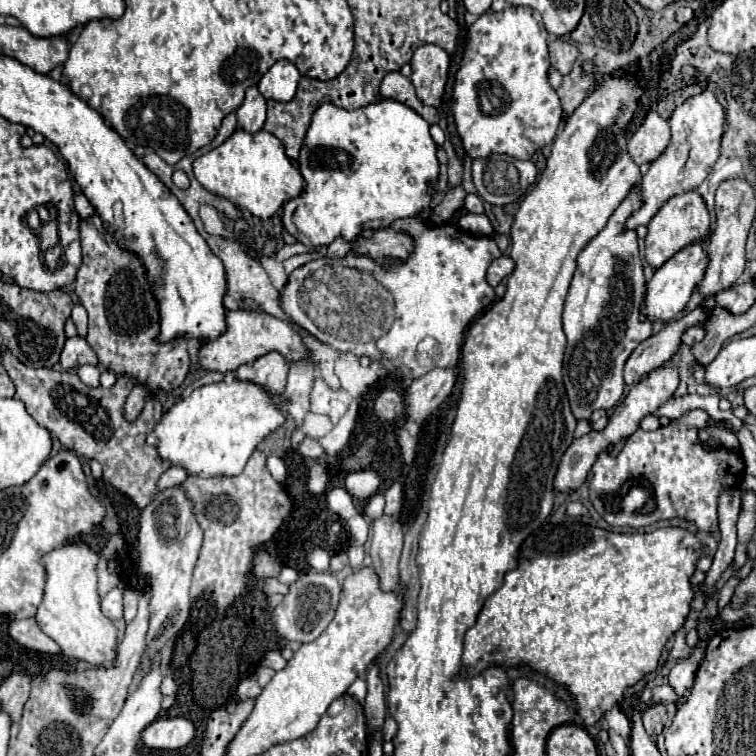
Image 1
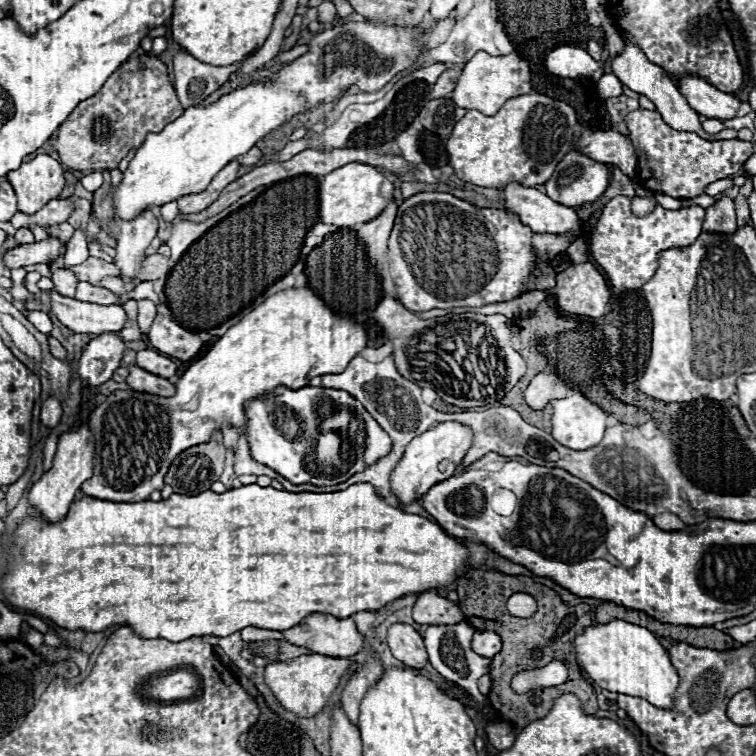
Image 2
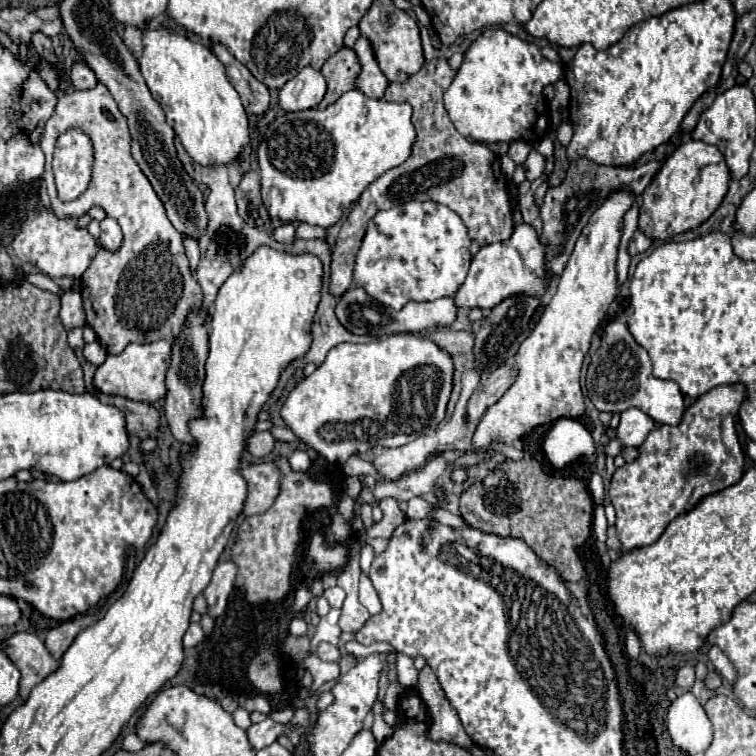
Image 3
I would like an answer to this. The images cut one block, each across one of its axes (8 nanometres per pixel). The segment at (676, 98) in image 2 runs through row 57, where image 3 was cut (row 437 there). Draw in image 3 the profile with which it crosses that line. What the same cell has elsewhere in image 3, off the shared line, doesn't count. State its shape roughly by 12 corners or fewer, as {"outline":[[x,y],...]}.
{"outline":[[642,410],[620,414],[616,438],[604,446],[618,456],[620,446],[640,446],[654,428]]}

